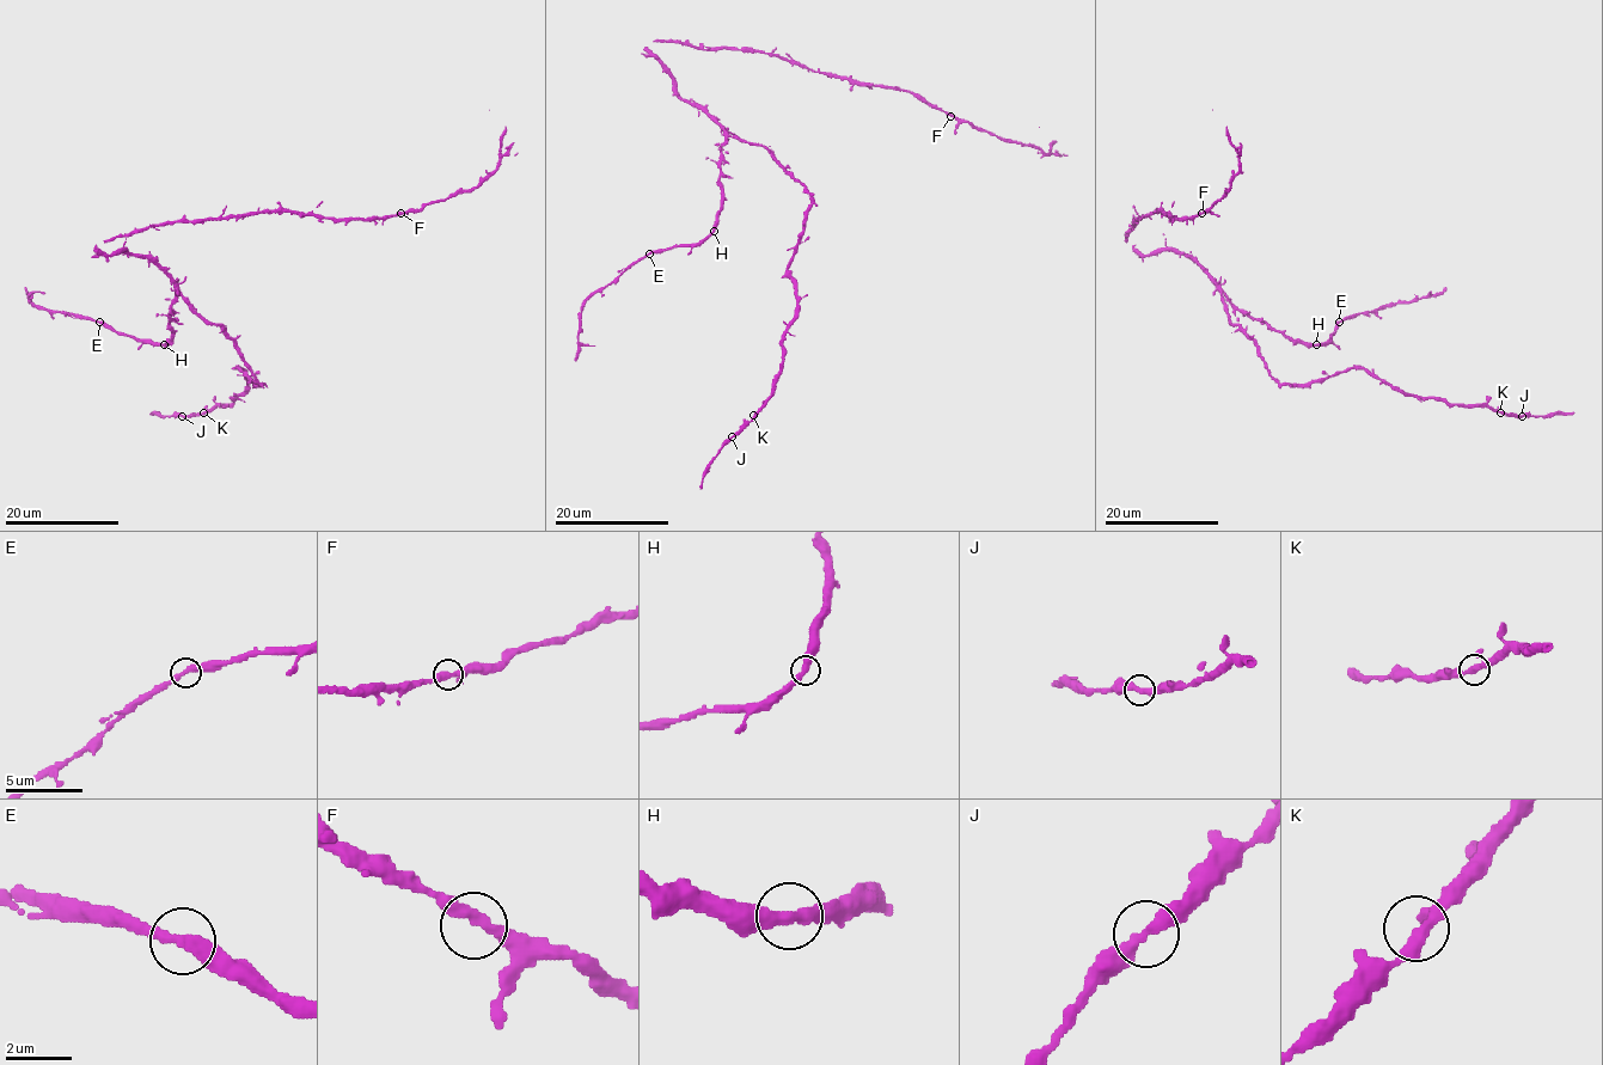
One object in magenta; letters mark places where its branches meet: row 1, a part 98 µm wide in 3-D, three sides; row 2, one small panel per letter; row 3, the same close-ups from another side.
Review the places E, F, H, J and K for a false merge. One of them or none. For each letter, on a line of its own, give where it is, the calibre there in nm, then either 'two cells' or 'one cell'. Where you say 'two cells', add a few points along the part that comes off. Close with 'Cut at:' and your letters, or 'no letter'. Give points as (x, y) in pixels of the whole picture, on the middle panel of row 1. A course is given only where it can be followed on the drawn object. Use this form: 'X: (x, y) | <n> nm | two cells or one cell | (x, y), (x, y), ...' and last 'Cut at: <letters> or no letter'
E: (649, 253) | 360 nm | one cell
F: (950, 116) | 360 nm | one cell
H: (714, 231) | 360 nm | one cell
J: (732, 436) | 360 nm | one cell
K: (753, 415) | 340 nm | one cell
Cut at: no letter

